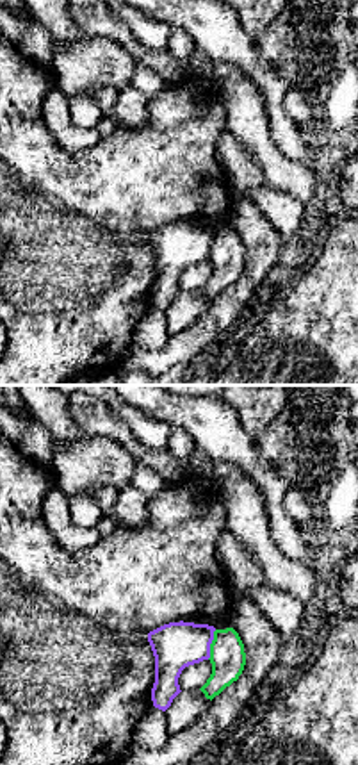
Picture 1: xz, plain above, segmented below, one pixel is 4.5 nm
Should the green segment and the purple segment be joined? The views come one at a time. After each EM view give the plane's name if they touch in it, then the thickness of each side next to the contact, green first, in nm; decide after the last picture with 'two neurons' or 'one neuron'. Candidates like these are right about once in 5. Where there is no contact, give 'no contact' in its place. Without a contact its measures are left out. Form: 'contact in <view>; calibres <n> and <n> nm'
contact in xz; calibres 160 and 220 nm

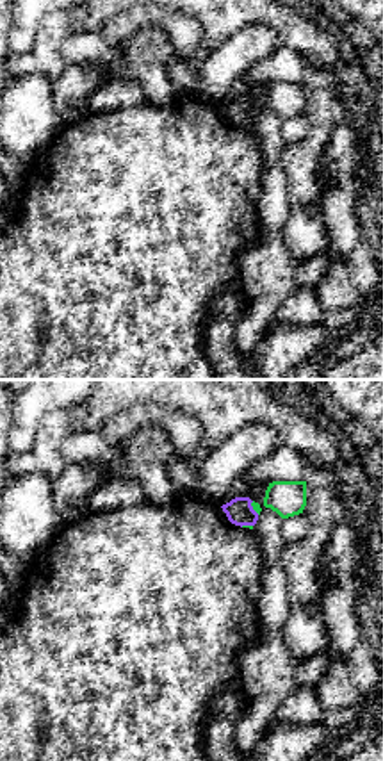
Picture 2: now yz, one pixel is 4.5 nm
contact in yz; calibres 40 and 120 nm

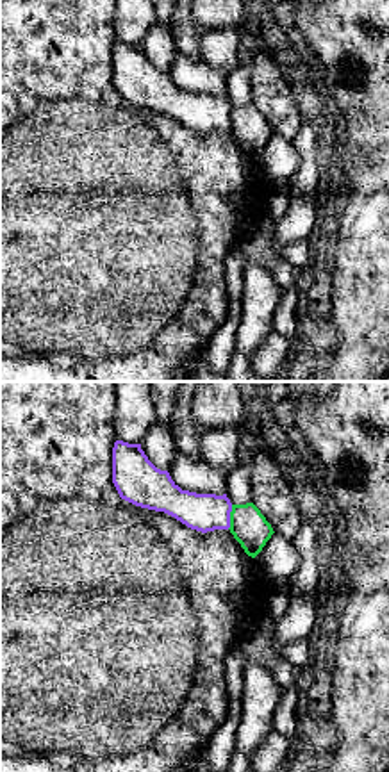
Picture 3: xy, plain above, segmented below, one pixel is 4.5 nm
contact in xy; calibres 160 and 180 nm

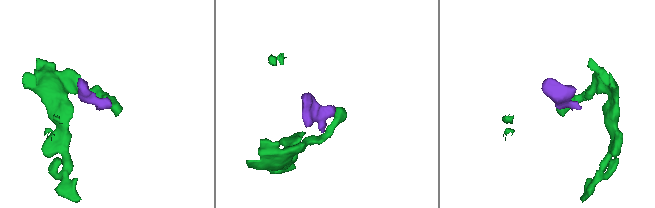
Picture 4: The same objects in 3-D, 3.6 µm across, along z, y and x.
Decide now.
two neurons

